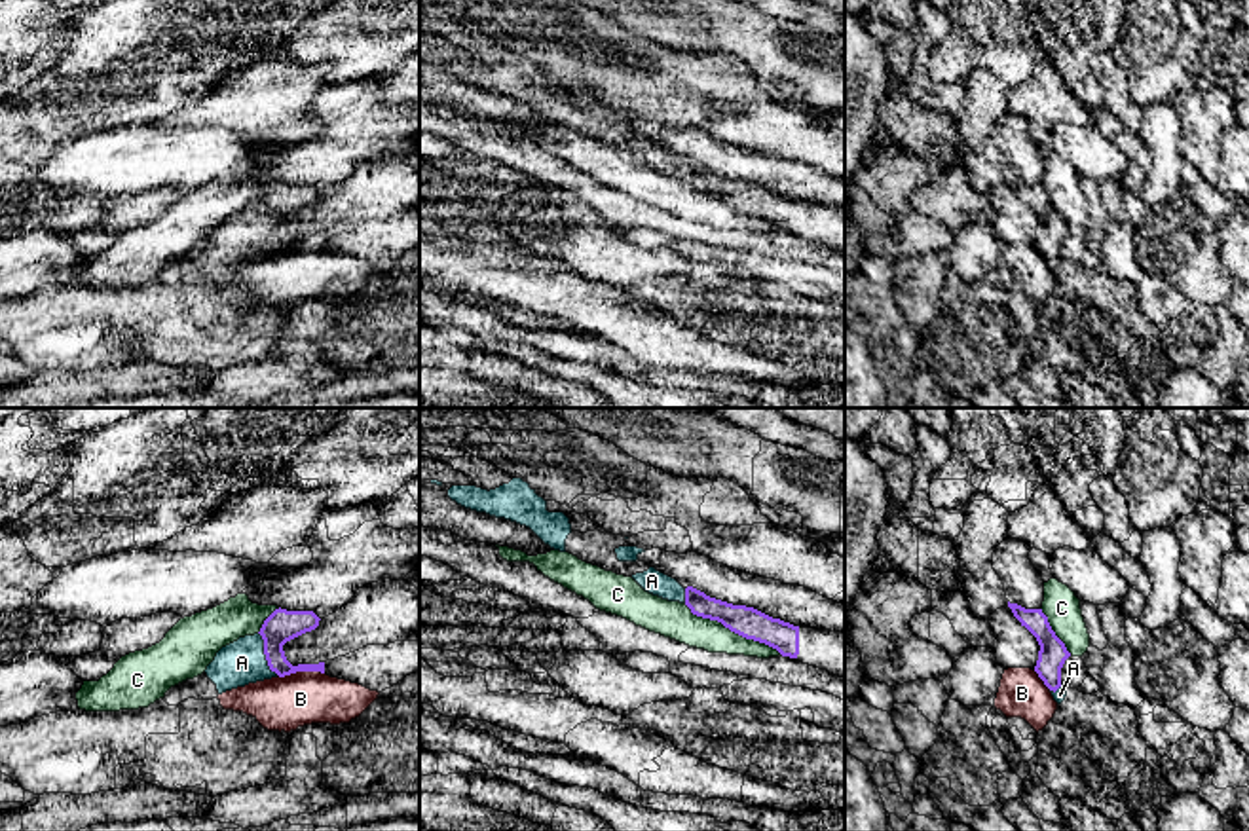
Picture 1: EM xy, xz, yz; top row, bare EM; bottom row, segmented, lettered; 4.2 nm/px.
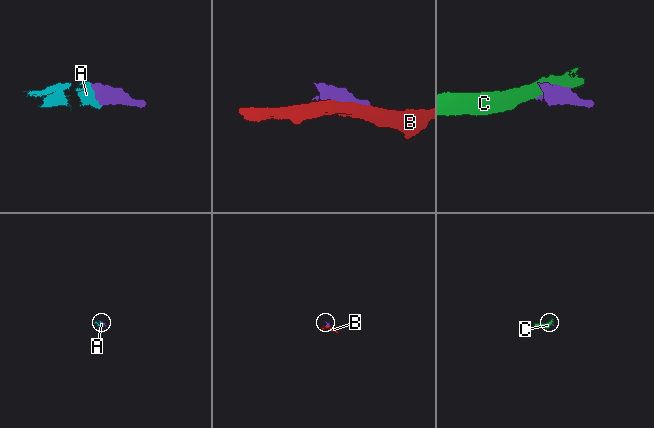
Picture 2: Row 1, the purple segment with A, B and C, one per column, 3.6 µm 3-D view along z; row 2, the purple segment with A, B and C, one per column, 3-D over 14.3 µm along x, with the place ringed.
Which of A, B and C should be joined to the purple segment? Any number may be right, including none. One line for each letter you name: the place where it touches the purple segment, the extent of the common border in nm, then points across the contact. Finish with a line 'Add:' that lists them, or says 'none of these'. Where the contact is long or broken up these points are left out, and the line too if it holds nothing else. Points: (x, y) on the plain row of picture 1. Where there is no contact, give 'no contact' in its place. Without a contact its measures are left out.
A: meets purple in xy at (264, 228); contact 200 nm long
Add: A

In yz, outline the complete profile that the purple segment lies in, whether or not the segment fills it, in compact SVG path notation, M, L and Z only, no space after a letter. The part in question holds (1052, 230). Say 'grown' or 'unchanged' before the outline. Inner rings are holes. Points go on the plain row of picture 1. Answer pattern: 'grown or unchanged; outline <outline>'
grown; outline M1010 178L1014 192L1025 201L1038 216L1038 235L1035 247L1050 264L1053 275L1061 279L1067 271L1067 262L1061 258L1061 243L1071 231L1065 218L1052 205L1048 192L1042 184L1025 184L1017 178Z

